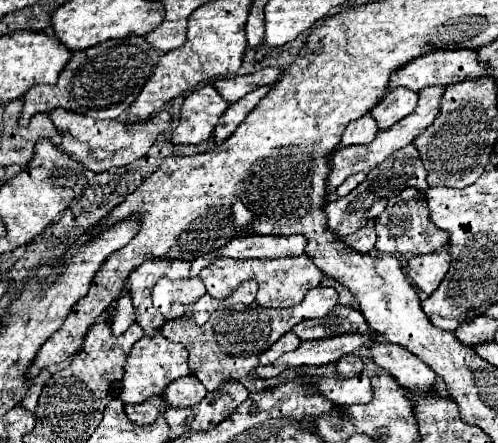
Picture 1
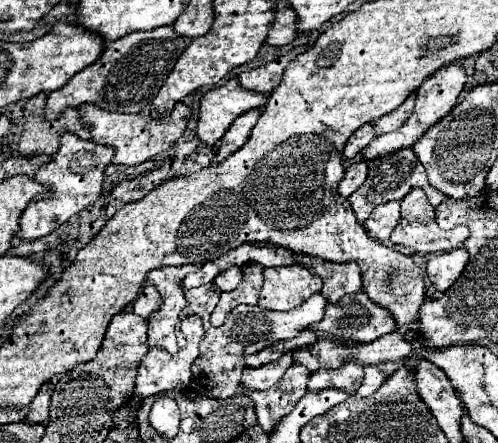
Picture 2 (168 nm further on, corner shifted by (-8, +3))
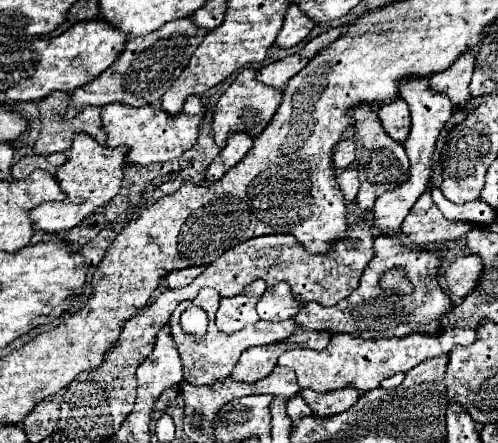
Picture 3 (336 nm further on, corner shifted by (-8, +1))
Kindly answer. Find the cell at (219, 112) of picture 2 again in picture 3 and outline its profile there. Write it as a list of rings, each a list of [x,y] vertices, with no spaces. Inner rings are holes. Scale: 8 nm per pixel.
[[[244,69],[238,73],[238,77],[232,81],[232,85],[222,93],[214,107],[212,117],[212,137],[218,147],[224,147],[228,137],[242,131],[250,137],[256,137],[262,133],[262,129],[268,125],[272,115],[276,113],[278,105],[282,101],[282,91],[274,87],[266,87],[254,79],[254,69]]]

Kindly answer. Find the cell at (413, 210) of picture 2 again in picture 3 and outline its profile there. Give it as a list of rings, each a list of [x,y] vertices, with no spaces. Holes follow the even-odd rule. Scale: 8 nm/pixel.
[[[424,191],[420,199],[414,203],[412,211],[402,223],[402,235],[416,247],[428,247],[428,243],[452,241],[462,237],[470,227],[470,223],[454,223],[446,221],[438,207],[434,205],[430,191]]]

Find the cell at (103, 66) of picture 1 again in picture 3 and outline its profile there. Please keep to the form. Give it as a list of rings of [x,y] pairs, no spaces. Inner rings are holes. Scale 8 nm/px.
[[[188,17],[168,21],[160,31],[148,33],[144,37],[132,37],[126,41],[124,51],[108,67],[104,73],[100,73],[92,83],[86,83],[84,87],[78,87],[70,95],[70,107],[64,113],[66,119],[72,119],[78,111],[82,111],[88,105],[108,105],[108,103],[122,103],[126,107],[146,107],[146,105],[158,105],[160,97],[168,91],[168,87],[174,83],[174,79],[182,73],[186,63],[190,61],[190,55],[196,51],[196,47],[202,43],[206,31],[196,27]]]

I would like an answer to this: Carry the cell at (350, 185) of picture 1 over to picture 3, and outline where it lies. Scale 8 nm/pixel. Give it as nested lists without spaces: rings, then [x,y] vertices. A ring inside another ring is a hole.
[[[348,169],[348,171],[340,171],[338,177],[336,177],[342,193],[344,193],[344,199],[346,201],[354,201],[356,195],[358,195],[358,189],[360,189],[360,183],[358,183],[358,171],[356,169]]]

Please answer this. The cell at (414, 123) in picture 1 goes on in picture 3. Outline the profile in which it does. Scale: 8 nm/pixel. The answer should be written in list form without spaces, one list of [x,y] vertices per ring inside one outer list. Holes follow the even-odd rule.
[[[468,51],[446,71],[432,75],[430,87],[432,87],[432,91],[440,91],[440,93],[448,95],[448,99],[452,101],[454,107],[466,105],[472,99],[470,89],[468,89],[472,71],[474,71],[474,53]]]

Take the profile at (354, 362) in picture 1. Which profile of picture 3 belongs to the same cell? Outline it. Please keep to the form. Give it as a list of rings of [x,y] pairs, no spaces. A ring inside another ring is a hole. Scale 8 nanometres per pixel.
[[[344,387],[340,391],[328,391],[324,395],[320,395],[320,393],[312,391],[312,389],[302,389],[300,395],[312,407],[312,411],[316,411],[314,415],[318,415],[318,417],[342,413],[348,407],[352,407],[360,397],[360,393],[354,387]]]

